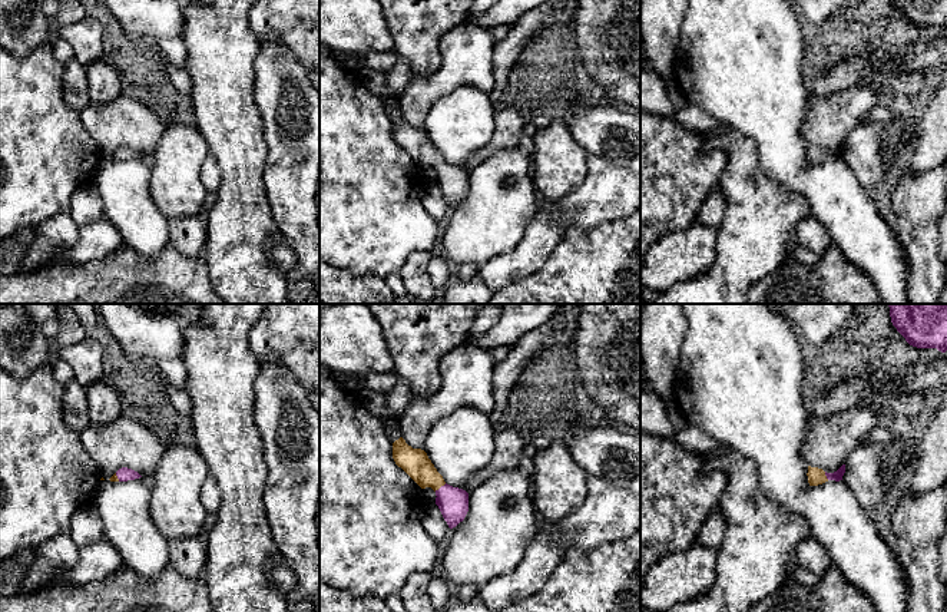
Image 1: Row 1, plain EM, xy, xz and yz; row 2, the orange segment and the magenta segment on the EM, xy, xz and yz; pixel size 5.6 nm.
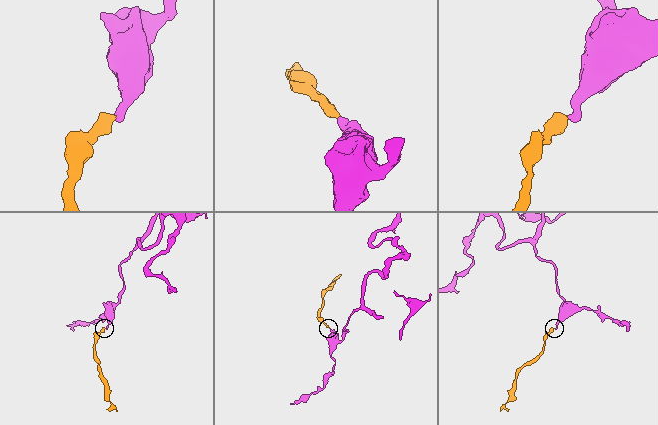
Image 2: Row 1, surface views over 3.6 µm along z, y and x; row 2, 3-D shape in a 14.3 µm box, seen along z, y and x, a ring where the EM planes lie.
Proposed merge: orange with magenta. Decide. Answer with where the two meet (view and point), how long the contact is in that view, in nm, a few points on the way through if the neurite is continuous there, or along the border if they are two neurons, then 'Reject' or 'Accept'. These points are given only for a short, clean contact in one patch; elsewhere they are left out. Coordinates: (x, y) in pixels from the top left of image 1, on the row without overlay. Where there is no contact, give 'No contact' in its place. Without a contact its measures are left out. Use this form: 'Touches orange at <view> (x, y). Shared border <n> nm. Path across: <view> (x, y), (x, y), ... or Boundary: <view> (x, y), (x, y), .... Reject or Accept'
Touches orange at xz (440, 165). Shared border 80 nm. Path across: xz (414, 141), (440, 165), (453, 181). Accept

